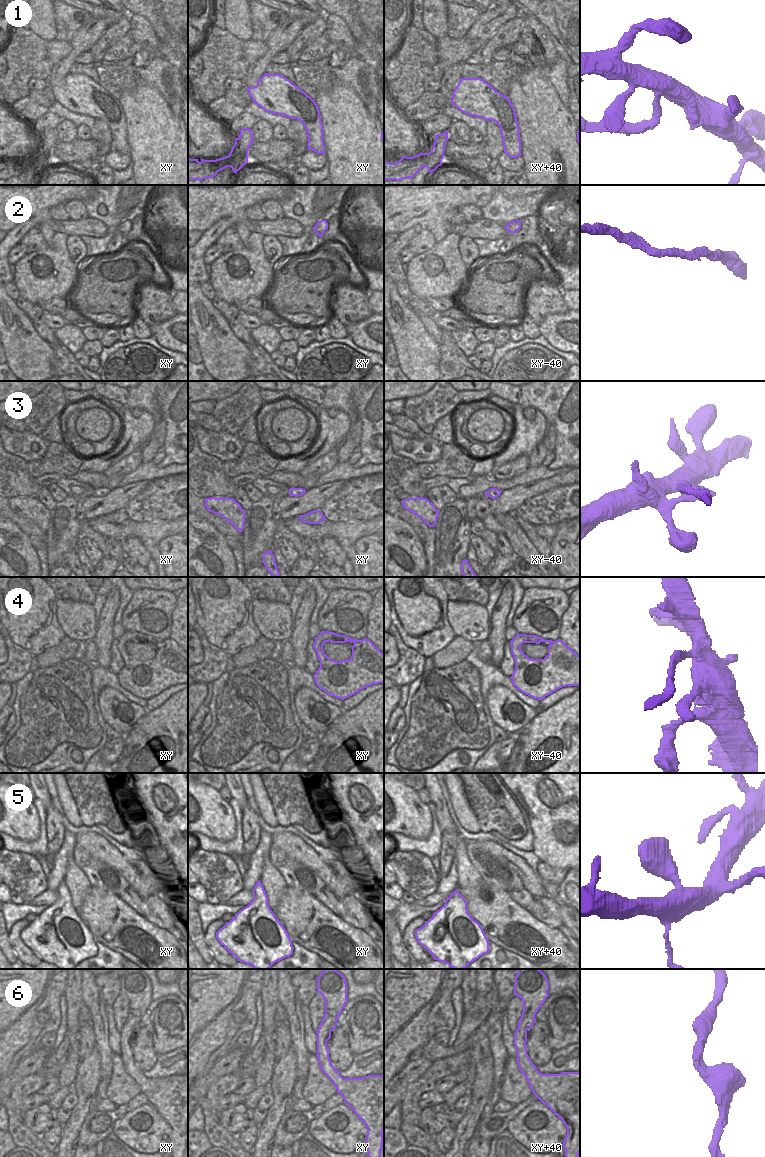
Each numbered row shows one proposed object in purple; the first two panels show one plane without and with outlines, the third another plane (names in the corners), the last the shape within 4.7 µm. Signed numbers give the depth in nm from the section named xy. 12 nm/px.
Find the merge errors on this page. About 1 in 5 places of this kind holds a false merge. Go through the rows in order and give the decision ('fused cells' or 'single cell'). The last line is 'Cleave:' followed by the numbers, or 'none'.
1: fused cells
2: single cell
3: single cell
4: single cell
5: single cell
6: single cell
Cleave: 1

